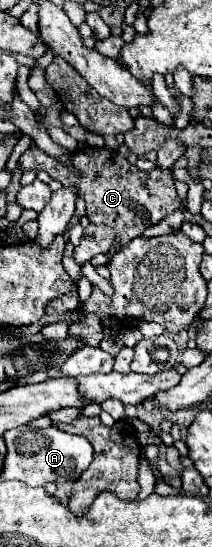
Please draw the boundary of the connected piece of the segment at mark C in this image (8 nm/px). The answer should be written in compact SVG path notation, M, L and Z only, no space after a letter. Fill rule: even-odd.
M31 146L21 158L19 168L23 172L27 170L47 170L47 174L53 180L59 180L65 188L75 188L77 196L81 196L87 204L85 216L91 224L107 224L115 232L115 244L113 246L127 246L133 238L143 234L143 228L157 224L167 214L175 212L181 206L181 200L175 192L173 174L171 170L155 168L151 172L143 172L129 164L117 150L109 148L95 148L95 146L81 146L75 152L71 152L71 160L67 164L57 162L53 156L47 156L37 146Z

